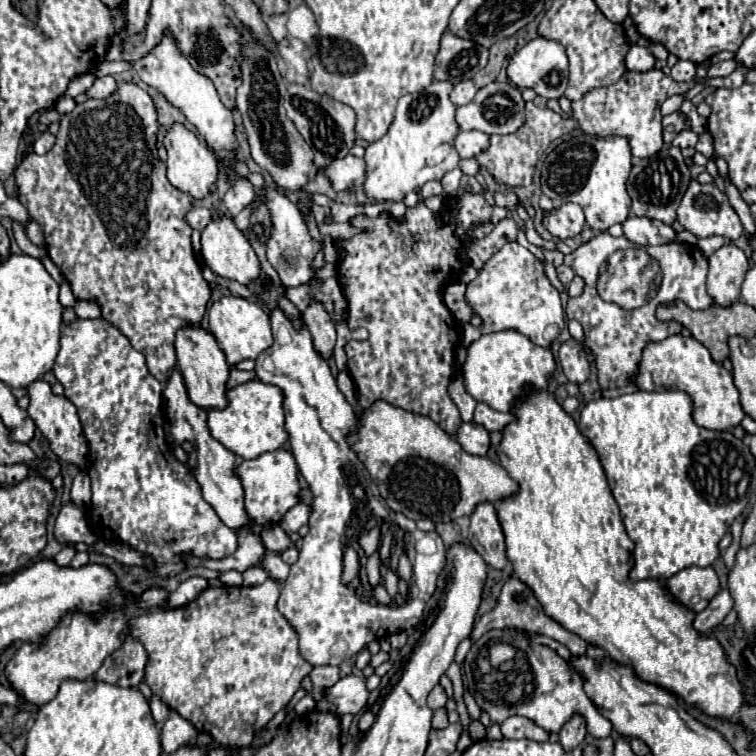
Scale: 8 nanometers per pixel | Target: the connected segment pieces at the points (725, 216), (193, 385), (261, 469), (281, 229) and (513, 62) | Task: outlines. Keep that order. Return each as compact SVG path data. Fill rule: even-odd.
M691 180L691 184L689 184L687 192L683 194L683 200L677 208L677 220L685 230L695 234L697 238L723 236L723 238L733 242L739 236L743 236L743 224L741 224L739 216L731 208L727 194L719 192L719 188L715 184L699 184L697 180Z
M183 326L175 332L175 350L177 350L177 366L185 378L185 386L193 404L211 410L211 408L225 408L225 382L229 378L229 364L225 360L223 350L219 348L215 336L201 326Z
M279 448L273 452L265 452L255 460L243 460L237 464L235 474L239 476L245 492L245 512L249 520L257 526L277 524L283 514L297 504L297 494L301 490L297 480L297 464L291 452Z
M275 186L265 188L265 204L271 212L271 236L267 240L267 260L277 270L285 286L307 284L311 278L311 260L321 248L321 244L309 236L299 208L279 188Z
M535 38L511 56L507 64L507 76L509 76L509 82L515 84L517 88L531 88L537 92L537 96L543 96L543 98L561 98L569 80L565 48L555 40Z

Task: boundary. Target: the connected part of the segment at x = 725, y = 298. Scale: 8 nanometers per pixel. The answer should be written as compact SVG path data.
M731 242L709 256L707 292L715 304L727 306L739 300L739 290L747 274L747 268L747 256Z

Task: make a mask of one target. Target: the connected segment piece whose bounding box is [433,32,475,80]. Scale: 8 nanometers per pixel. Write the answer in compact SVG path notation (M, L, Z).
M445 32L441 36L441 42L439 42L439 52L435 56L435 72L433 72L433 78L435 80L451 80L451 64L453 60L465 52L465 50L471 50L475 48L475 44L471 40L463 40L451 32Z

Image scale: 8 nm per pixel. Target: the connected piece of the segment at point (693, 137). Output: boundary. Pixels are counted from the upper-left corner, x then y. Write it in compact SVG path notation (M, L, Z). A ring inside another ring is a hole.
M681 130L681 132L675 136L673 144L675 144L675 146L679 146L679 148L695 146L695 144L697 144L697 134L695 134L695 132L691 132L691 130Z

